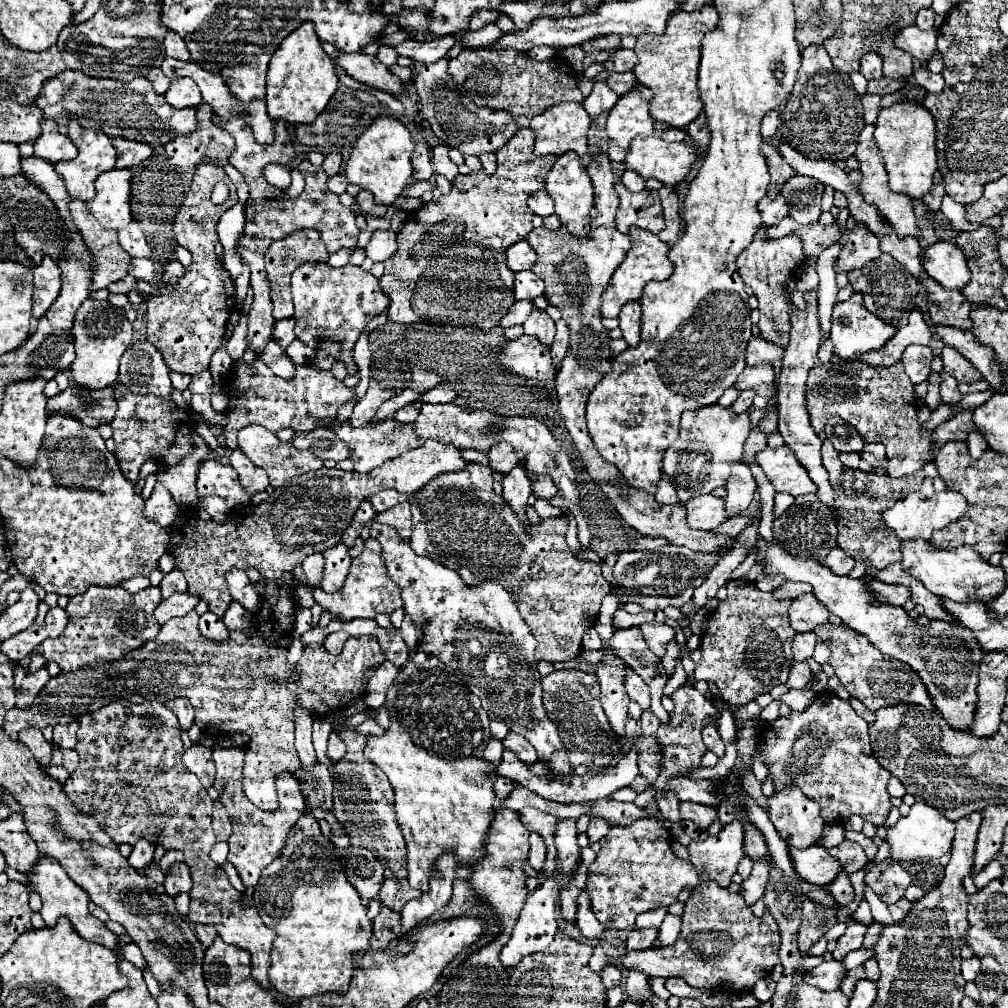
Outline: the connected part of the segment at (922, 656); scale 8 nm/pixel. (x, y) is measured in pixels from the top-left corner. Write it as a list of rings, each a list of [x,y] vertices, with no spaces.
[[[767,544],[765,550],[759,550],[755,546],[755,550],[757,560],[765,562],[763,572],[767,576],[783,574],[787,580],[809,582],[813,586],[813,594],[829,608],[831,614],[839,616],[845,626],[865,634],[869,642],[873,642],[883,654],[907,662],[923,678],[923,684],[927,686],[937,710],[953,728],[967,730],[967,726],[971,726],[977,702],[977,672],[979,662],[983,660],[983,652],[977,646],[971,630],[961,624],[951,626],[949,622],[939,620],[931,620],[927,626],[923,626],[913,620],[903,608],[875,600],[863,580],[837,576],[819,562],[801,560],[787,554],[779,544]]]

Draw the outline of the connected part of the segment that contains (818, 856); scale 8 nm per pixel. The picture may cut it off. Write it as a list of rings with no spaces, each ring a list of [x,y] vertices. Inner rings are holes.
[[[817,844],[805,850],[791,848],[791,858],[795,862],[797,874],[807,882],[827,886],[843,872],[843,866],[839,864],[839,860],[833,858],[827,850],[823,850],[823,846],[817,846]]]

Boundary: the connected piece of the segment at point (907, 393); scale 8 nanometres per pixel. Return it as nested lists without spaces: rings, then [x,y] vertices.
[[[831,362],[819,364],[811,370],[811,378],[807,380],[807,410],[811,414],[811,424],[815,432],[821,432],[831,416],[839,416],[845,422],[853,424],[863,440],[881,442],[887,448],[887,456],[891,458],[891,466],[887,472],[891,476],[905,476],[921,470],[931,458],[933,432],[921,434],[921,426],[917,422],[917,406],[915,406],[915,386],[905,374],[901,362],[895,366],[869,366],[867,362]]]

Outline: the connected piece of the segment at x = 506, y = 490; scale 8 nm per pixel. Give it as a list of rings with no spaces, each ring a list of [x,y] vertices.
[[[515,466],[503,478],[503,498],[507,500],[509,506],[513,506],[513,510],[517,510],[517,514],[519,514],[523,524],[527,524],[525,506],[527,506],[527,498],[531,494],[531,484],[533,482],[529,480],[527,472],[523,470],[523,466]]]

